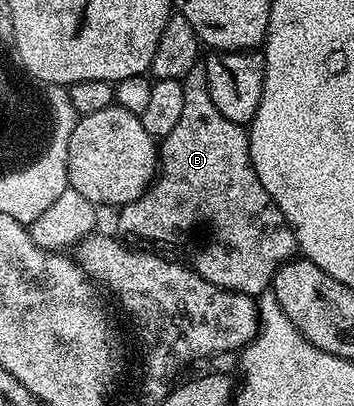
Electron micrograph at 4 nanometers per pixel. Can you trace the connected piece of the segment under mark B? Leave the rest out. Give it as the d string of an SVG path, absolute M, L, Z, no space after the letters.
M196 65L181 82L185 89L181 117L173 133L162 136L158 144L159 166L151 186L137 201L118 208L118 234L128 235L123 236L128 240L136 239L131 240L136 244L182 257L191 270L213 285L258 297L274 284L279 267L296 258L299 242L295 230L257 177L251 160L251 140L244 124L229 121L213 105L207 88L206 66Z

